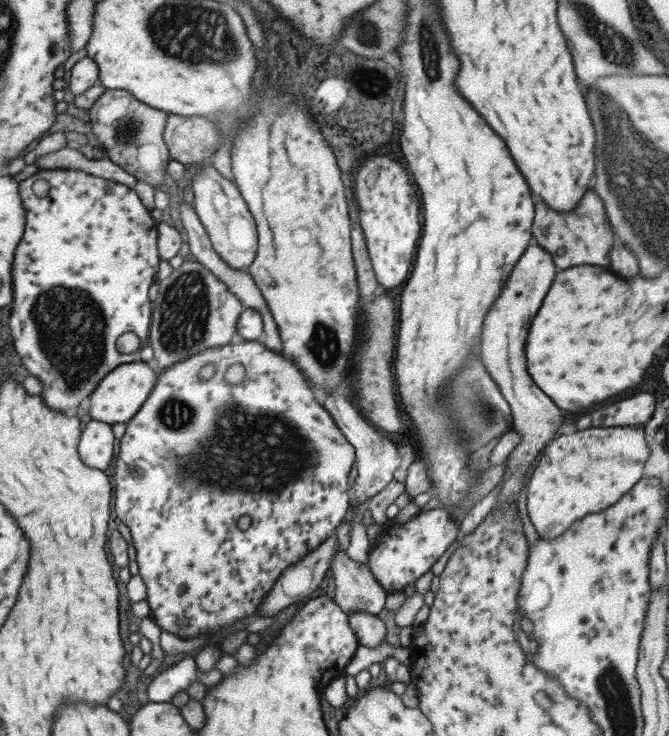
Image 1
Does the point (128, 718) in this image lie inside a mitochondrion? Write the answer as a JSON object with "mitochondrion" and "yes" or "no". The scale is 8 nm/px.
{"mitochondrion":"no"}

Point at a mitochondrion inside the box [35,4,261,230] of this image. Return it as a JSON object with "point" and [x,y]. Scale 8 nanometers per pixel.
{"point":[128,131]}

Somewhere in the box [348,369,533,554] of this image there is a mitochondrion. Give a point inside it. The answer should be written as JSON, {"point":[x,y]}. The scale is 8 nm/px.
{"point":[486,412]}

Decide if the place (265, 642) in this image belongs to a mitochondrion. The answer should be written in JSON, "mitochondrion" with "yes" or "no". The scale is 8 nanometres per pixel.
{"mitochondrion":"no"}

